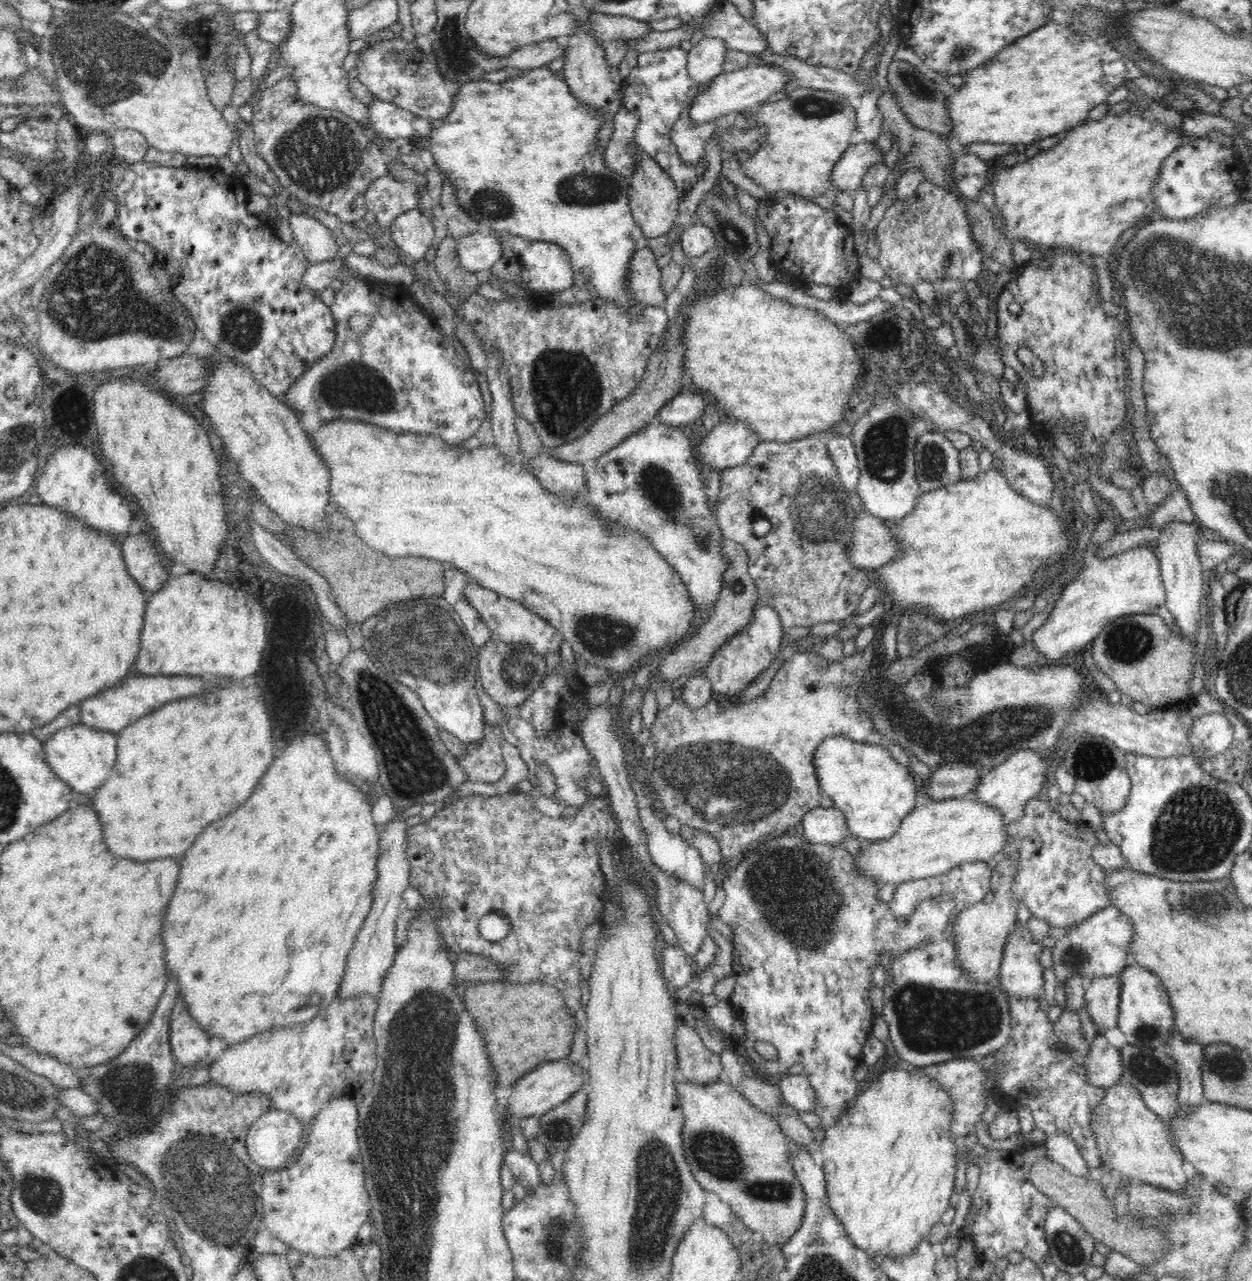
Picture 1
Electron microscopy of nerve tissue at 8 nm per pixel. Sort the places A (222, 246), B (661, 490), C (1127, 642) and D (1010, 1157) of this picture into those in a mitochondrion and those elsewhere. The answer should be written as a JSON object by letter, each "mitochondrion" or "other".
{"A":"other","B":"mitochondrion","C":"mitochondrion","D":"other"}

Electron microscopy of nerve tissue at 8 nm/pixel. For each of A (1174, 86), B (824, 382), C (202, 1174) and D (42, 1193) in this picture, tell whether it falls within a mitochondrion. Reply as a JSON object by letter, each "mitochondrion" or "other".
{"A":"other","B":"other","C":"mitochondrion","D":"mitochondrion"}

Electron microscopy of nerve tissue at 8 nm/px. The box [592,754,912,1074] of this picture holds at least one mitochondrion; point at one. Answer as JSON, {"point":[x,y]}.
{"point":[786,882]}

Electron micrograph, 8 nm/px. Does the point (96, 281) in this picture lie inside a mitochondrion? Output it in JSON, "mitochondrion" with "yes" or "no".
{"mitochondrion":"yes"}

